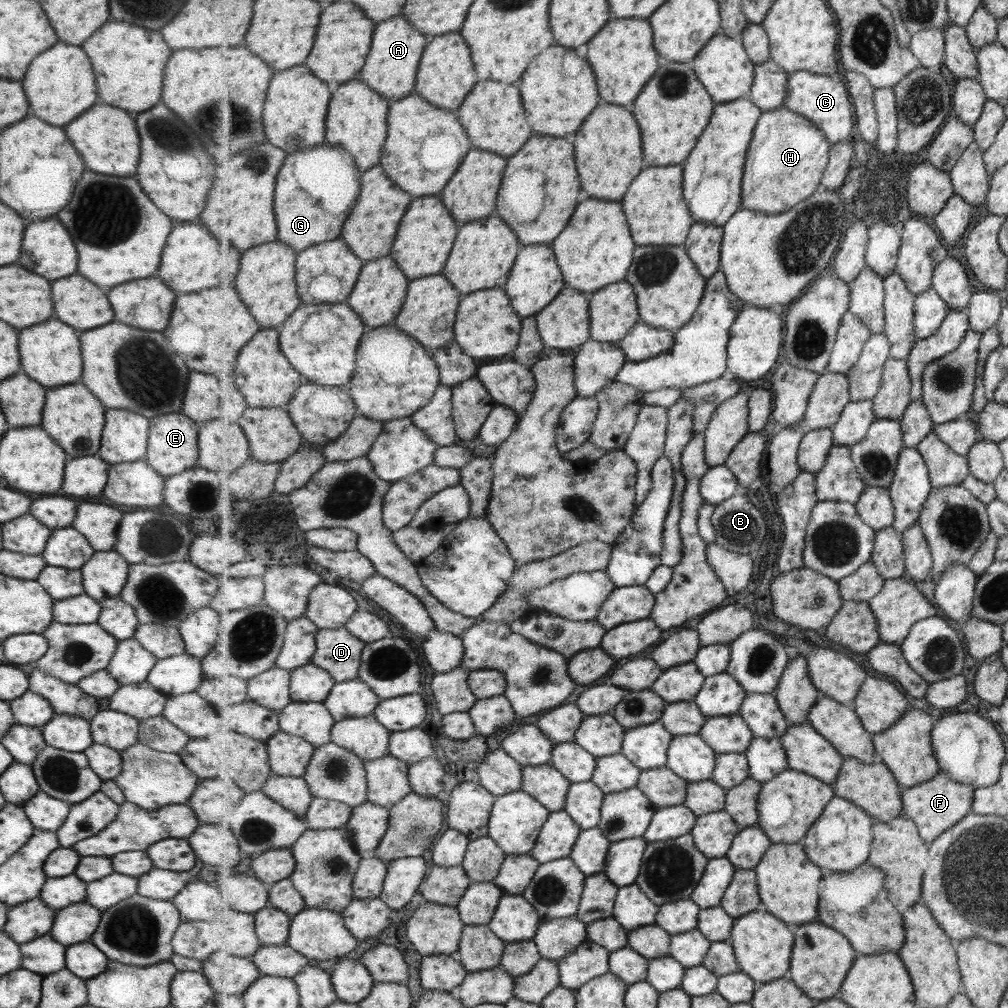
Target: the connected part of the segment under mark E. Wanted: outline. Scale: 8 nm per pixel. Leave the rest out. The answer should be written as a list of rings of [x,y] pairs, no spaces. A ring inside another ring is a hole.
[[[167,413],[148,419],[148,439],[146,442],[146,455],[143,460],[159,476],[173,476],[193,467],[198,459],[196,440],[198,425],[190,418],[179,414]]]

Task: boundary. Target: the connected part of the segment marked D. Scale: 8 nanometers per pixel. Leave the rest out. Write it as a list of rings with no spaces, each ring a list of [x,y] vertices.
[[[347,628],[321,629],[312,663],[327,669],[338,682],[357,679],[362,667],[362,652],[367,642]]]

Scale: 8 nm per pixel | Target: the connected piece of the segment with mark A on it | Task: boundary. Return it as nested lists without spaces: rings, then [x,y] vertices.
[[[395,16],[387,22],[381,22],[375,28],[375,44],[358,80],[369,84],[371,89],[387,100],[398,101],[409,97],[416,91],[421,59],[430,41],[431,37],[413,28],[405,16]]]

